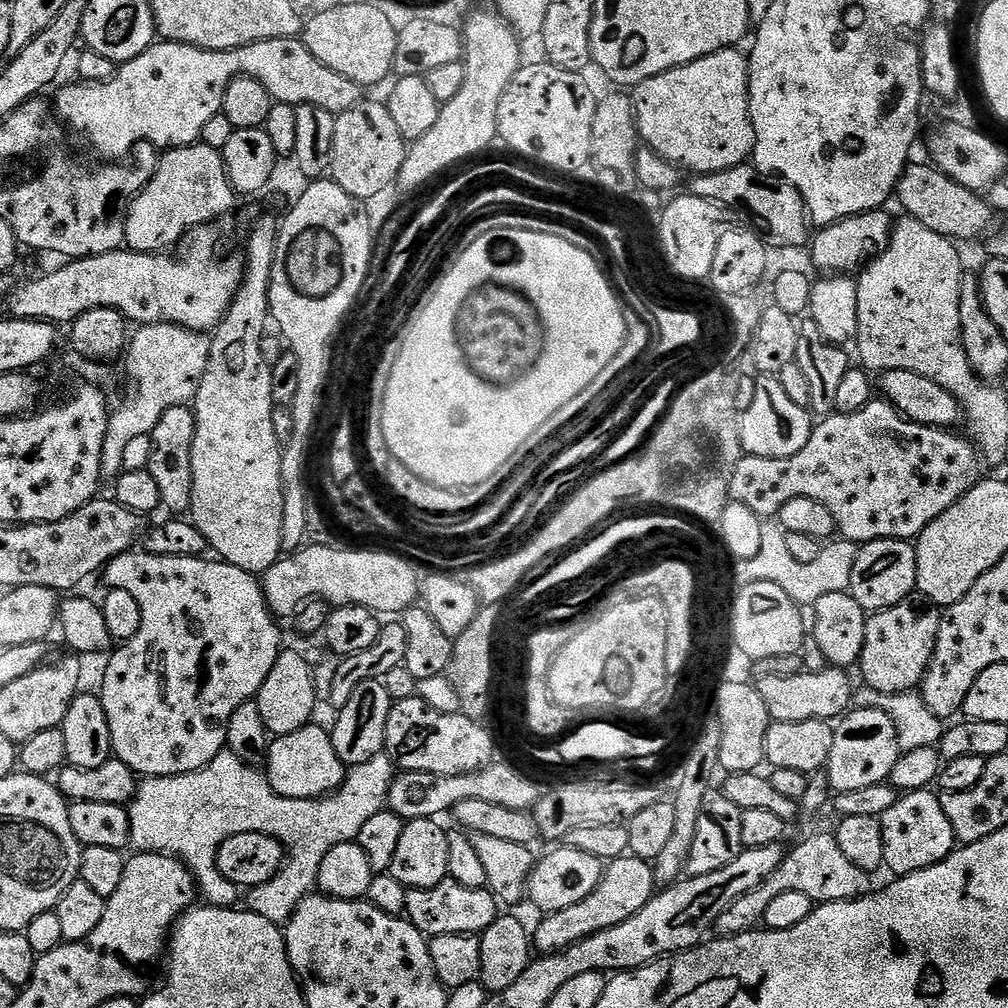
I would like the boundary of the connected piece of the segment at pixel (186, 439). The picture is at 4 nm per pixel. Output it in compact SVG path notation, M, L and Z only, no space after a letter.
M174 406L172 409L168 409L162 414L162 418L158 420L158 424L154 426L151 432L151 440L152 440L152 449L150 450L149 456L149 464L147 466L149 474L153 476L154 482L158 482L158 494L160 495L160 503L166 509L169 508L169 513L172 514L184 514L191 509L192 506L192 491L194 490L194 470L192 469L192 447L194 446L194 434L196 433L196 414L195 411L191 407L188 406Z

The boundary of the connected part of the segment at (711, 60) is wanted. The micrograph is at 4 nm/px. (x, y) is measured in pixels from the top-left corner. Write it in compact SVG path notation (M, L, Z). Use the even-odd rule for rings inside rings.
M723 48L635 85L639 139L663 160L689 168L692 174L721 172L745 163L756 139L750 118L748 56L740 50Z

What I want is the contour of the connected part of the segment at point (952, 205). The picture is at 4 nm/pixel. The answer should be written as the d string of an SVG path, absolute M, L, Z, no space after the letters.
M928 162L925 164L909 163L904 173L900 175L895 195L898 200L900 196L900 204L905 208L904 212L909 217L918 219L930 230L948 237L953 242L972 240L980 235L983 237L989 231L988 223L991 222L992 216L994 217L993 209L983 195L952 181Z

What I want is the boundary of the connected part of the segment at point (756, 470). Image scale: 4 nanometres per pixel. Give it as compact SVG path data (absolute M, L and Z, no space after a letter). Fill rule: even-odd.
M873 398L869 400L866 406L862 406L860 412L836 412L833 415L823 417L813 427L806 446L802 446L802 450L798 450L798 454L794 454L790 458L762 458L761 456L741 455L740 461L736 463L728 494L735 503L750 506L750 510L757 512L761 518L775 517L782 510L782 506L786 506L786 502L790 502L790 498L798 496L814 498L818 502L822 502L822 506L826 506L832 512L842 514L843 539L852 540L858 546L868 544L871 540L915 541L920 533L926 530L926 526L930 526L930 522L934 522L934 518L938 518L943 512L950 510L950 506L957 504L982 479L982 473L980 473L982 456L977 445L967 435L955 436L954 433L955 431L946 428L934 428L930 424L919 424L917 420L908 419L887 400Z

